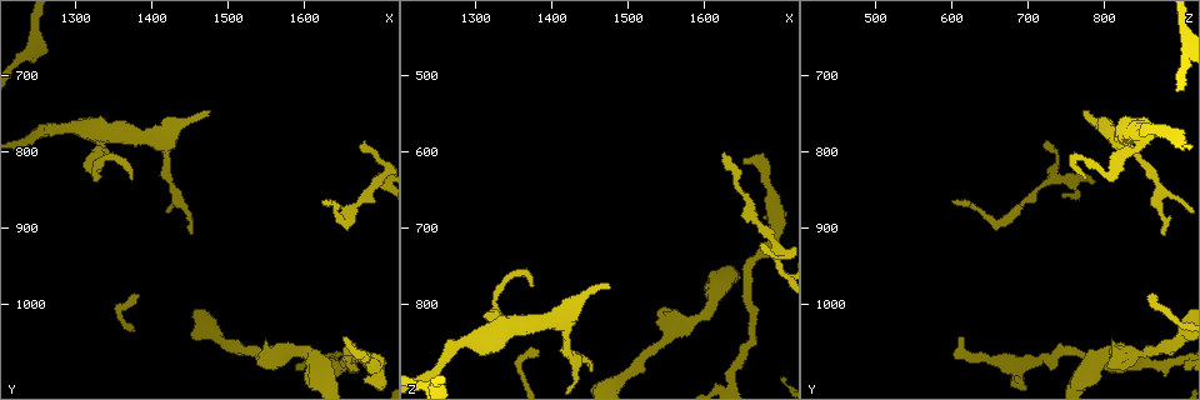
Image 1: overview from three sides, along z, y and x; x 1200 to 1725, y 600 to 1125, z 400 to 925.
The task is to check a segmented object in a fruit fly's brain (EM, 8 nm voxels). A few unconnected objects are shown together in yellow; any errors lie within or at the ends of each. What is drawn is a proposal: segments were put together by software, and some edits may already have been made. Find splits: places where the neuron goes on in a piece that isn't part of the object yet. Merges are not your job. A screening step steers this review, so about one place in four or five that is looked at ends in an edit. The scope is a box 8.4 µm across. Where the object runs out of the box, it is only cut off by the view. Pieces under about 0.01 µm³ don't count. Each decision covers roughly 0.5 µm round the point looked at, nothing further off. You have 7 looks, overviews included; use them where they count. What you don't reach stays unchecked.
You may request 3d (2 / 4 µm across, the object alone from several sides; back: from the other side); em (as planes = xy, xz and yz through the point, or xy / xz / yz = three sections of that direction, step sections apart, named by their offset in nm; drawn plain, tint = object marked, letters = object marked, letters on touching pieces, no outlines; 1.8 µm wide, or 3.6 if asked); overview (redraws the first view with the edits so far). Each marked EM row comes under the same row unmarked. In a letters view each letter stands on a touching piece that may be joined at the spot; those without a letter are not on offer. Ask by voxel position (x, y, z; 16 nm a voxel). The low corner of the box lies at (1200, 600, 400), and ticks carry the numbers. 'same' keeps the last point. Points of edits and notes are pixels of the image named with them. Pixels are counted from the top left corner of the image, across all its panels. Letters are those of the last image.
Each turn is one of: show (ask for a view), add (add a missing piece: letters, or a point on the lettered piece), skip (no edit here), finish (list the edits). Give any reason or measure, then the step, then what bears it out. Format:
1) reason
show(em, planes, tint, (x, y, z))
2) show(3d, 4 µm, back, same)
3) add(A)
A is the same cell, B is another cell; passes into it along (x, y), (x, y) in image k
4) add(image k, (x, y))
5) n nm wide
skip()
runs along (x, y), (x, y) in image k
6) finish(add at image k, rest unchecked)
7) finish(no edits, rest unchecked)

branch stops here
show(em, xz, step 8, letters, (1535, 1080, 810))

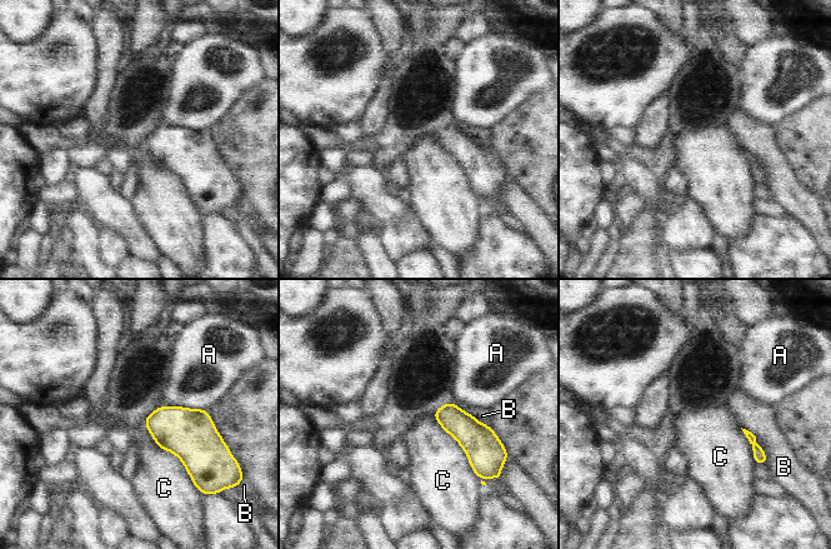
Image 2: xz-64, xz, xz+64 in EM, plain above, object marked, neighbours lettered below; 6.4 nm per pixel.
skip()
A, B and C are other cells; border along (431, 414), (462, 449), (480, 480) in image 2; no lettered piece goes on from it

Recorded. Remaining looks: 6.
branch stops here
show(3d, 4 µm, (1475, 750, 775))

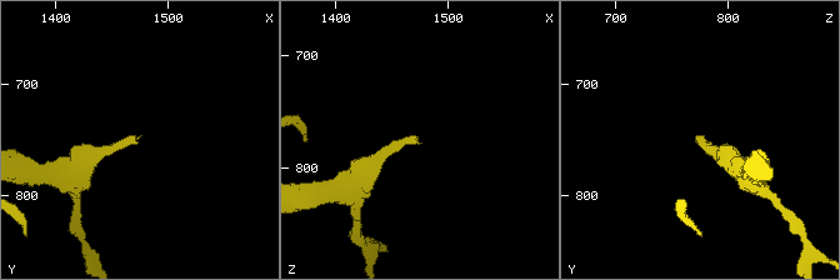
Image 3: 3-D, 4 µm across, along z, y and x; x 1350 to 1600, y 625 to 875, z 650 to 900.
show(em, planes, letters, (1472, 746, 776))

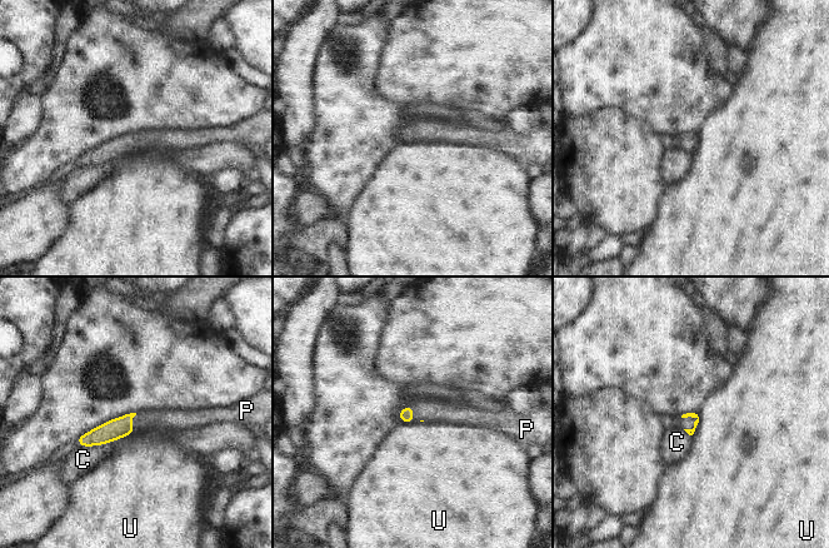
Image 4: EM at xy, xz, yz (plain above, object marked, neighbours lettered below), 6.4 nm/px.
add(P)
P is the same cell, C and U are other cells; passes into it along (690, 432), (690, 416), (685, 423) in image 4; it goes on there

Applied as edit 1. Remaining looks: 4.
show(overview)

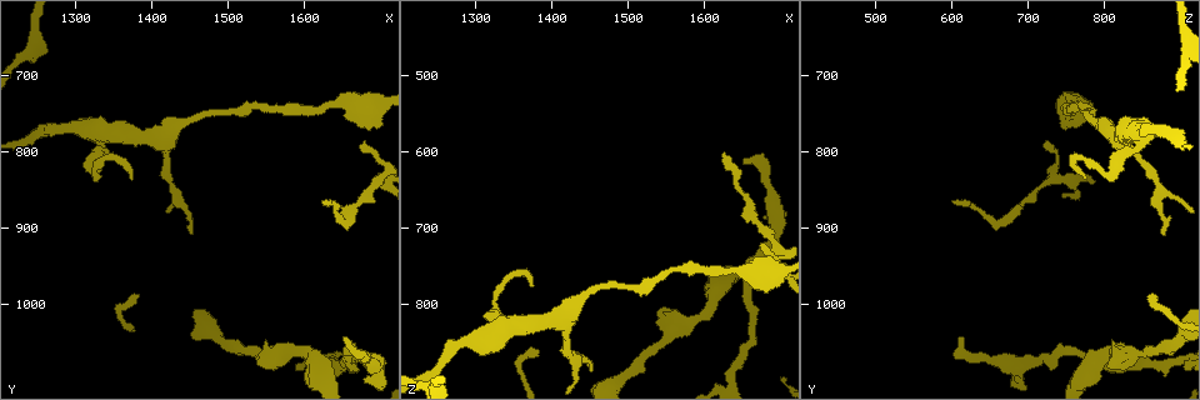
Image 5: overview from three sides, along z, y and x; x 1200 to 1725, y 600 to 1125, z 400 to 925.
free end
show(em, planes, tint, (1655, 1040, 615))

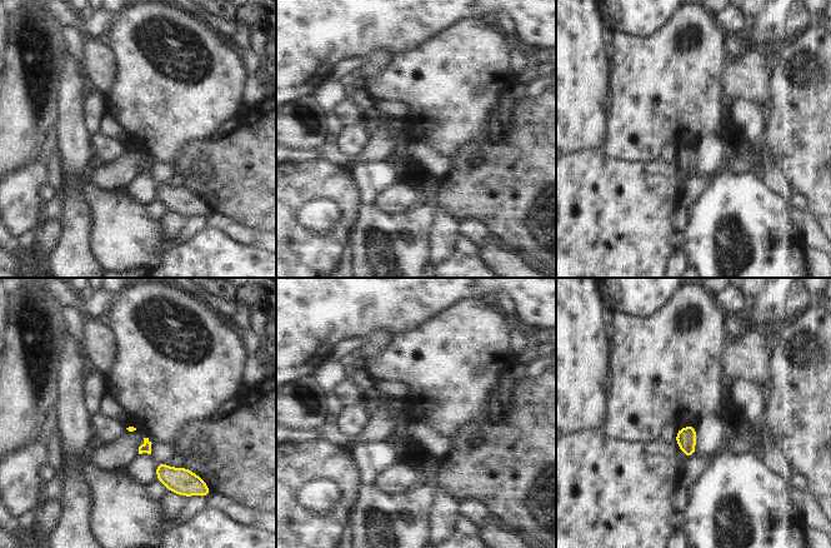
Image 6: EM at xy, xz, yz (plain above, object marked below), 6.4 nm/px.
see the neighbours
show(em, planes, letters, same)

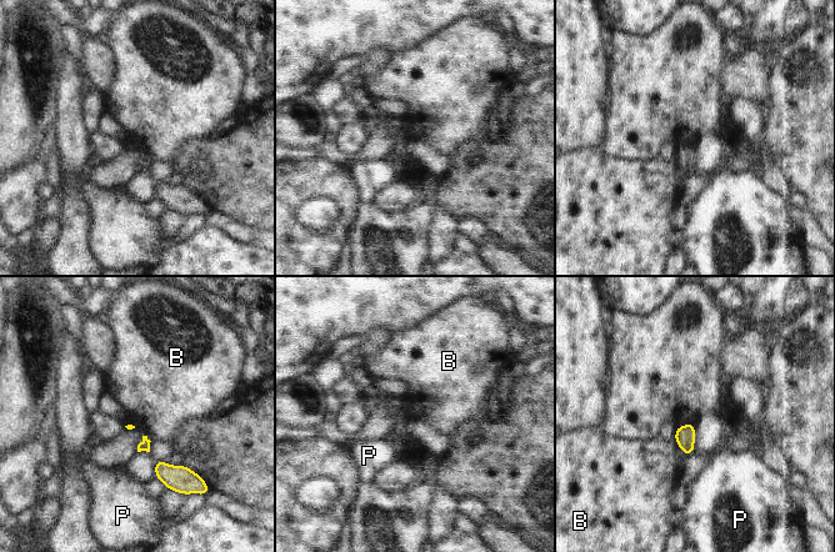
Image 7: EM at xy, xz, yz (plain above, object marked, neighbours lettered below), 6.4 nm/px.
skip()
B and P are other cells; border along (694, 422), (686, 422), (675, 428) in image 7; none of them fits

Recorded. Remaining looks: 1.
finish(add at image 4, rest unchecked)

